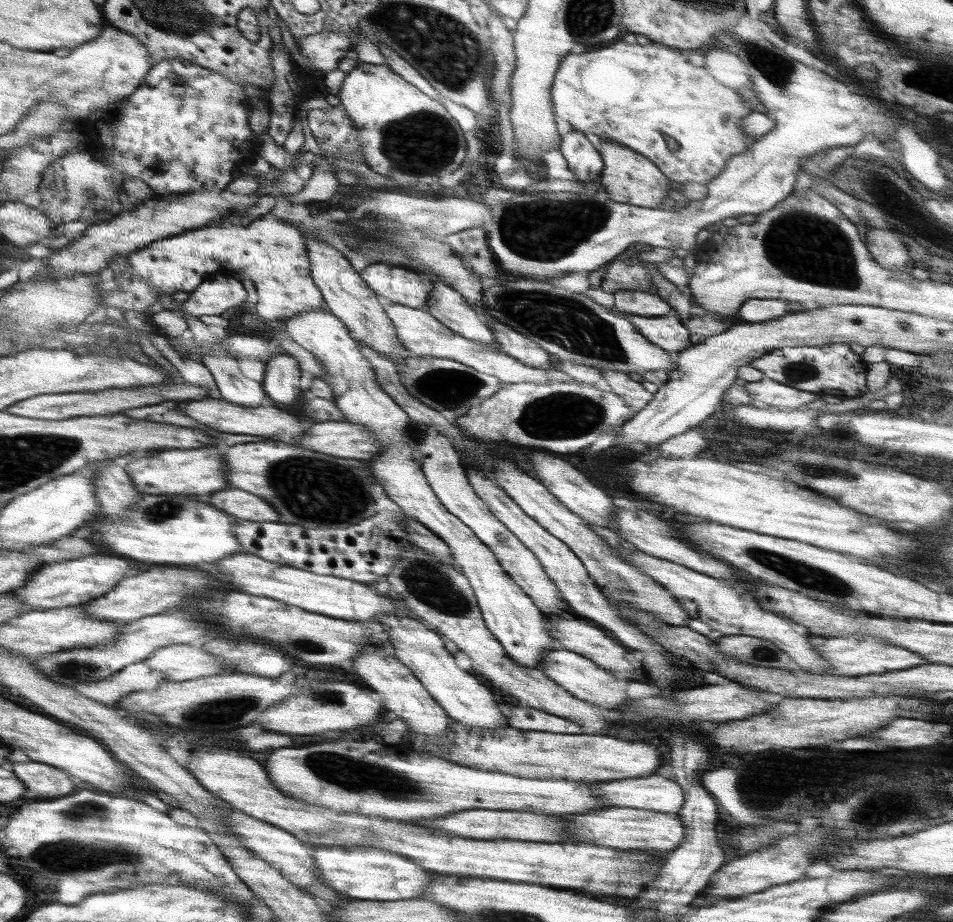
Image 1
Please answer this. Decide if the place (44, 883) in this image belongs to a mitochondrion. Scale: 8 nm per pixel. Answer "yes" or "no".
no

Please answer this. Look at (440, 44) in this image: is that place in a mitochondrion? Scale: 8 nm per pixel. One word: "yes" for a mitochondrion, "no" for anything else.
yes

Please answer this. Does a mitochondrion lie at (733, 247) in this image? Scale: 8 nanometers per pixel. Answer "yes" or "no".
no

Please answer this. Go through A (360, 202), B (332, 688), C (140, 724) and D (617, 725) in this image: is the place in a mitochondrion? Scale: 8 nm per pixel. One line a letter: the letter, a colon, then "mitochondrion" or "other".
A: other
B: other
C: other
D: other

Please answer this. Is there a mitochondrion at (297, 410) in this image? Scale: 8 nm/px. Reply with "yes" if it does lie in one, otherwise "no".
no

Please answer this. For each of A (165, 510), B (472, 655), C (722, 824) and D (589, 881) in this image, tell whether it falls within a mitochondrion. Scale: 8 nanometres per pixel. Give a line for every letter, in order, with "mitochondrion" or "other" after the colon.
A: mitochondrion
B: other
C: other
D: other

